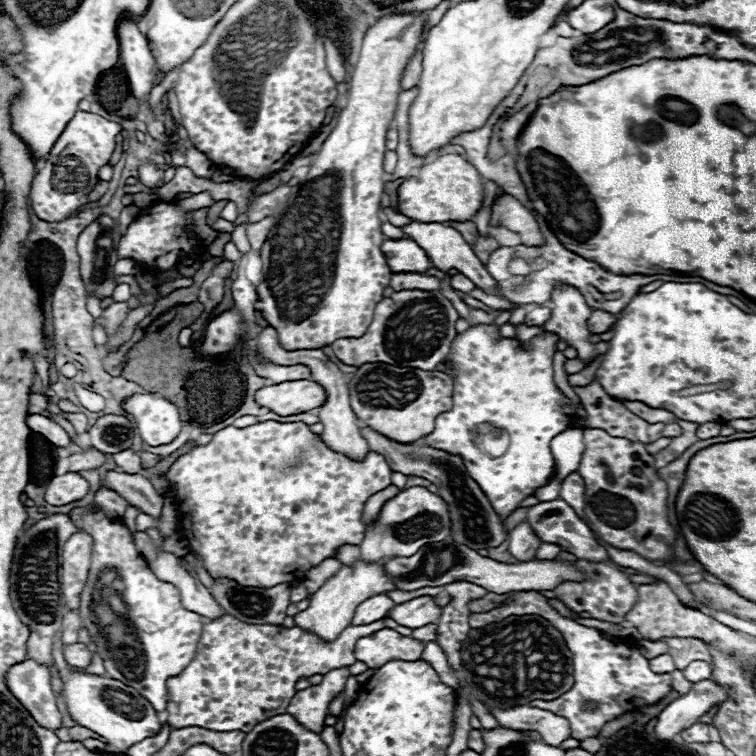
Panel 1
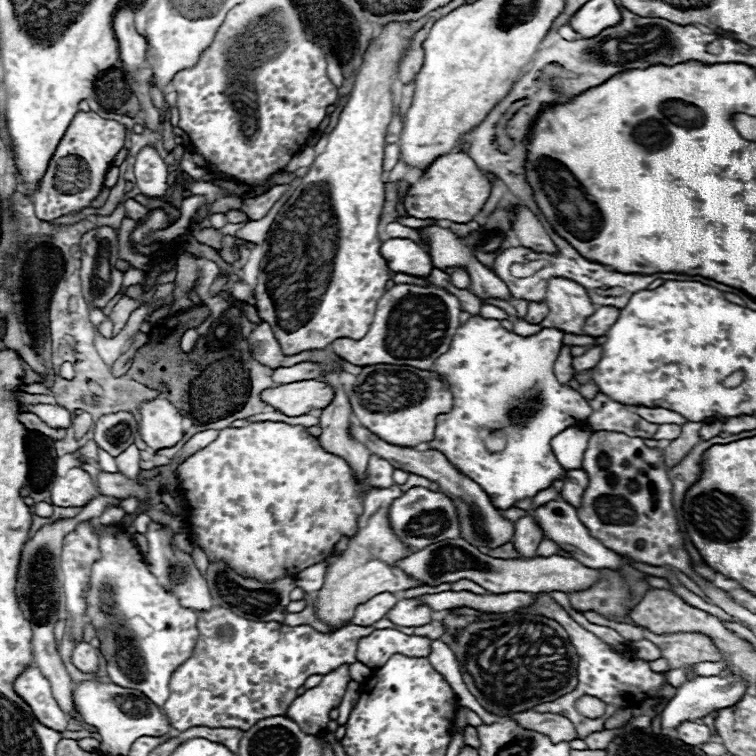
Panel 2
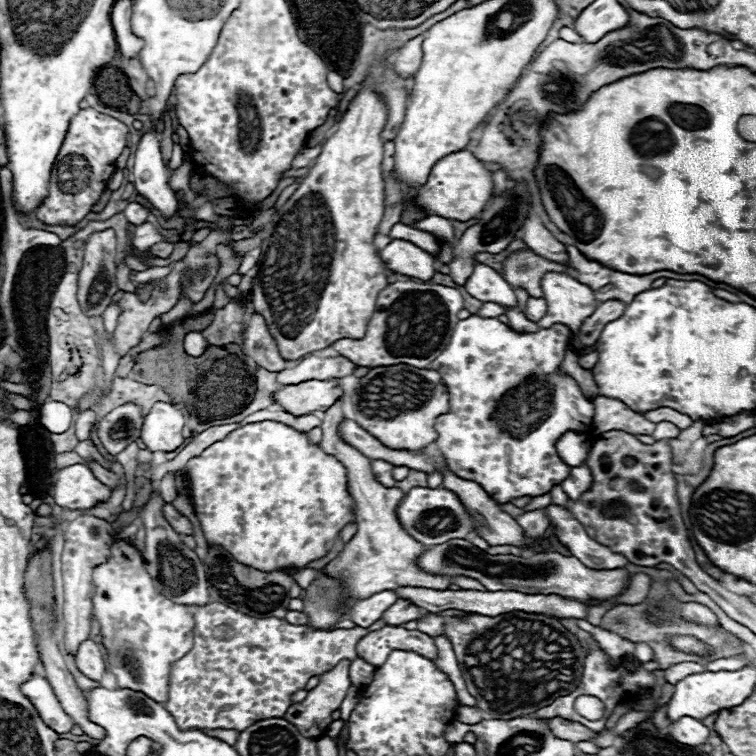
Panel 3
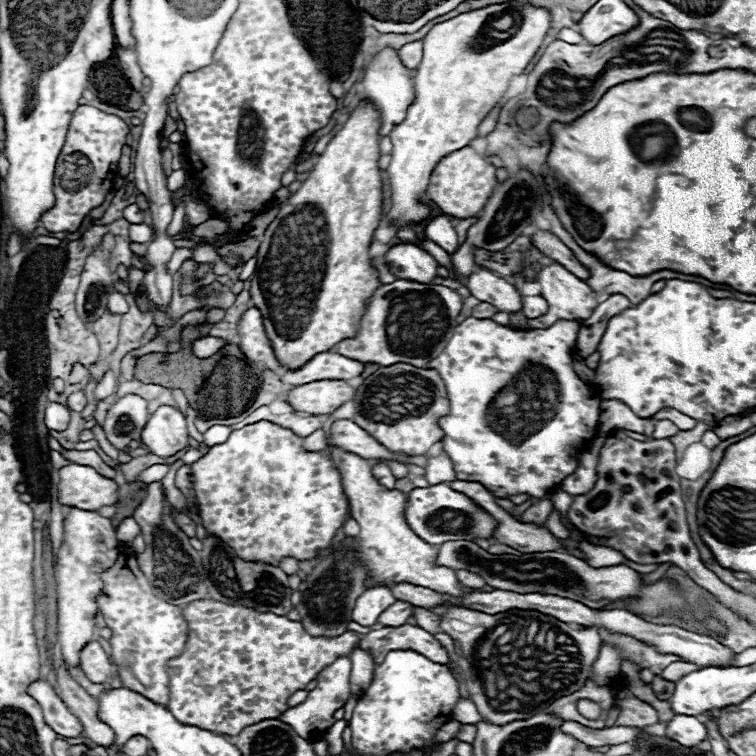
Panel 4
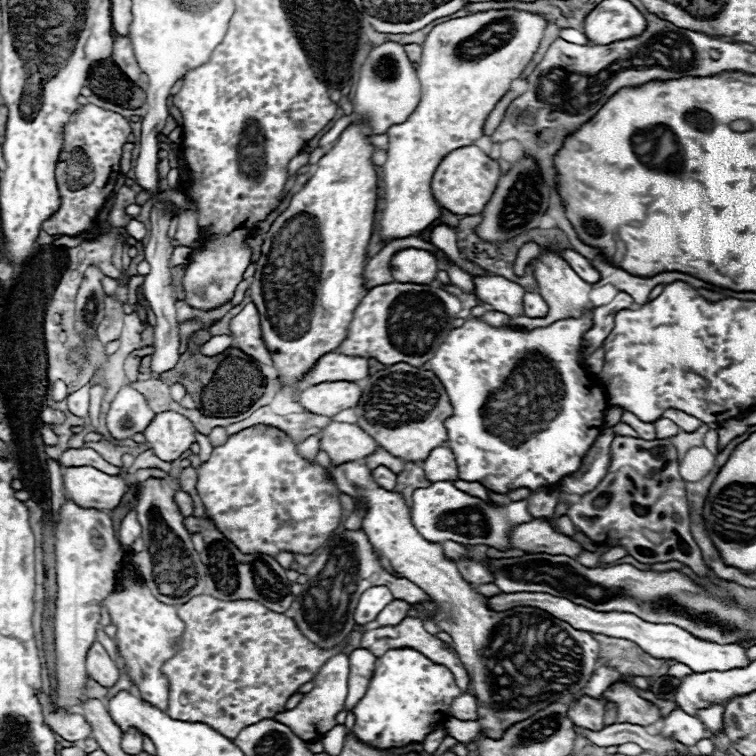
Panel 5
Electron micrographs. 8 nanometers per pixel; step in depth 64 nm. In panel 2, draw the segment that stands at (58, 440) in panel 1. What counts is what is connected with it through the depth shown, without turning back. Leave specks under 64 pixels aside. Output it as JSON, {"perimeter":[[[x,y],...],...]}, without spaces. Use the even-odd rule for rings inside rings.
{"perimeter":[[[20,412],[18,420],[20,420],[28,430],[38,430],[38,432],[50,436],[50,438],[62,438],[62,436],[66,434],[66,430],[52,430],[52,428],[48,428],[48,426],[46,426],[36,414],[32,414],[32,412]]]}

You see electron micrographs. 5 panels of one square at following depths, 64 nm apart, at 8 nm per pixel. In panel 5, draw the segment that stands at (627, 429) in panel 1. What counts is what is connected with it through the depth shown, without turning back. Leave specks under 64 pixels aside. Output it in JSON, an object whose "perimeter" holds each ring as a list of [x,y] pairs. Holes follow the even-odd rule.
{"perimeter":[[[624,410],[622,422],[630,424],[630,426],[632,426],[632,428],[638,432],[638,436],[640,436],[642,440],[654,440],[654,438],[656,438],[654,424],[648,424],[648,422],[642,422],[642,420],[638,420],[638,418],[636,418],[632,412],[628,412],[628,410]]]}

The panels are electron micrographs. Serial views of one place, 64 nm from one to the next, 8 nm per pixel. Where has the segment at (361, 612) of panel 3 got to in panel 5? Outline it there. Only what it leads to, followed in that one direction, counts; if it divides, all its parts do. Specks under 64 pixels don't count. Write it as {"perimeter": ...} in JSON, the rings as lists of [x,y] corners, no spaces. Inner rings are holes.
{"perimeter":[[[386,586],[368,588],[360,596],[360,600],[358,600],[358,606],[356,606],[356,612],[354,612],[354,620],[358,624],[362,624],[362,626],[368,624],[368,622],[372,622],[380,614],[380,610],[386,604],[390,604],[392,600],[394,600],[394,596],[392,596],[392,592]]]}

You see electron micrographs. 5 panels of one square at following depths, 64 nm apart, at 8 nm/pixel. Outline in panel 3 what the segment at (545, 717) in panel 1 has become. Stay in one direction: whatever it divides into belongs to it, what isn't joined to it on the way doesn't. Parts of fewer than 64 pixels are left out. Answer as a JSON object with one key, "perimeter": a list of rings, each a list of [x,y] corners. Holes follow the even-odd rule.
{"perimeter":[[[550,718],[548,726],[554,732],[554,736],[564,738],[564,740],[572,740],[572,742],[592,740],[592,738],[598,736],[598,732],[592,732],[578,722],[570,722],[570,720],[564,720],[564,718]]]}

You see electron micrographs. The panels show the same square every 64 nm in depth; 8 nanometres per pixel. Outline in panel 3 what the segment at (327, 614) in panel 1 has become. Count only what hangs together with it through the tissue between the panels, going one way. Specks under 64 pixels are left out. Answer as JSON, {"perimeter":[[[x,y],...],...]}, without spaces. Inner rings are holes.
{"perimeter":[[[338,400],[332,408],[328,408],[324,412],[322,418],[322,450],[336,456],[336,460],[340,460],[344,464],[344,468],[348,470],[348,492],[354,498],[356,504],[356,526],[358,532],[356,536],[344,546],[344,550],[338,554],[338,558],[334,558],[328,566],[326,572],[332,578],[342,580],[342,586],[346,592],[352,594],[352,604],[364,596],[372,596],[376,592],[382,590],[396,590],[400,586],[420,586],[420,588],[450,588],[452,578],[450,576],[436,576],[430,572],[420,572],[420,568],[416,568],[416,560],[424,554],[424,544],[420,544],[418,540],[414,540],[398,522],[396,516],[396,508],[400,504],[400,500],[404,498],[404,492],[400,488],[386,488],[382,484],[376,482],[372,468],[370,468],[370,460],[366,456],[362,456],[356,448],[352,448],[350,444],[342,442],[338,432],[338,424],[346,420],[342,414],[342,400]]]}

